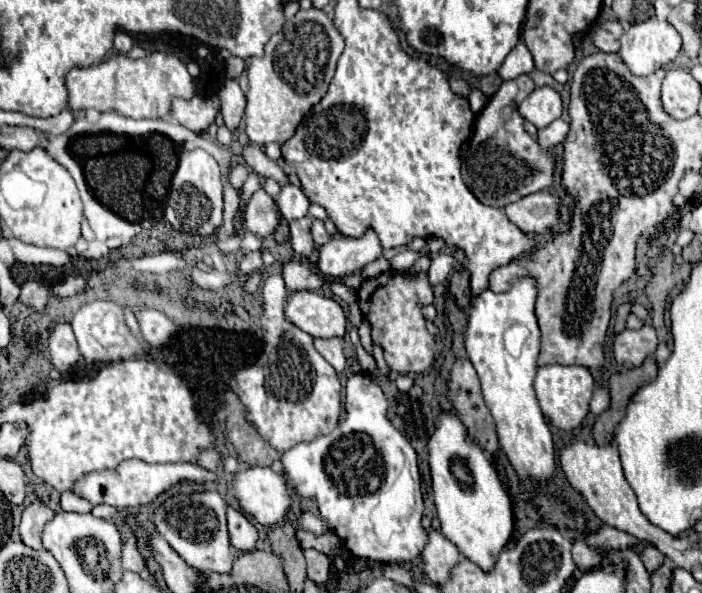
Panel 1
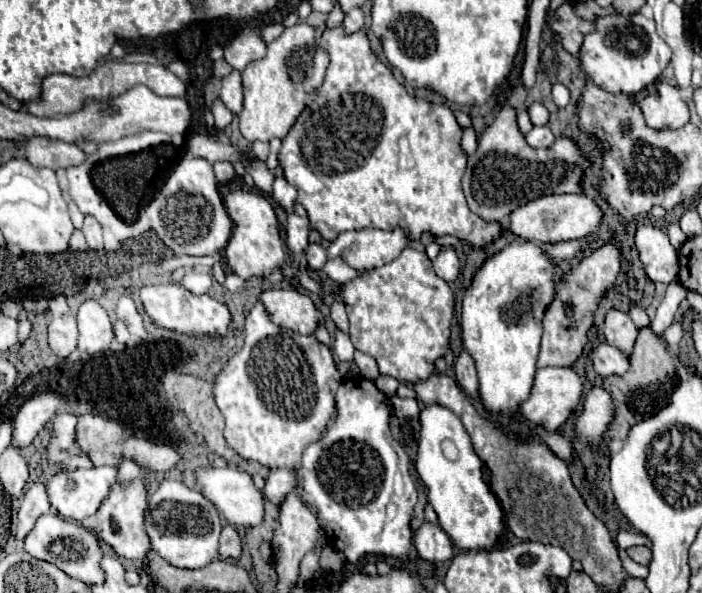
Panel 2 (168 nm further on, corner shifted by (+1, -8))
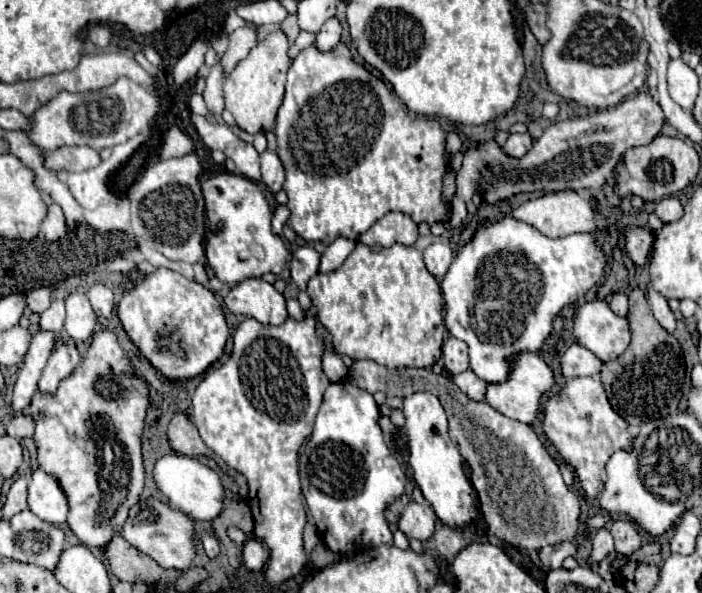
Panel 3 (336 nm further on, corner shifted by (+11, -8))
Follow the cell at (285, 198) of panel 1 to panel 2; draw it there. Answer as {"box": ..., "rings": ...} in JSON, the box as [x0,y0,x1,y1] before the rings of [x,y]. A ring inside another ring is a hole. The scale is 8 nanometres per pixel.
{"box":[272,176,296,214],"rings":[[[276,176],[276,178],[274,178],[274,190],[272,190],[272,196],[274,196],[274,200],[276,200],[288,214],[294,212],[296,188],[290,186],[290,184],[286,182],[284,176]]]}

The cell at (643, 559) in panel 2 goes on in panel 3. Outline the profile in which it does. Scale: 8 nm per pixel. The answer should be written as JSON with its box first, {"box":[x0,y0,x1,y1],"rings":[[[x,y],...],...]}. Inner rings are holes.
{"box":[610,520,642,556],"rings":[[[616,520],[610,528],[614,544],[616,544],[616,552],[630,556],[632,552],[636,552],[642,546],[640,540],[640,530],[632,520]]]}

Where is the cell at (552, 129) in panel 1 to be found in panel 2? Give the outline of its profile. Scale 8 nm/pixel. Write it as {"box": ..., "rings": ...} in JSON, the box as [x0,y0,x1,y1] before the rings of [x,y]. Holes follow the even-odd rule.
{"box":[526,126,554,148],"rings":[[[534,126],[528,134],[526,134],[526,142],[532,148],[548,148],[554,142],[554,134],[550,132],[548,126]]]}

